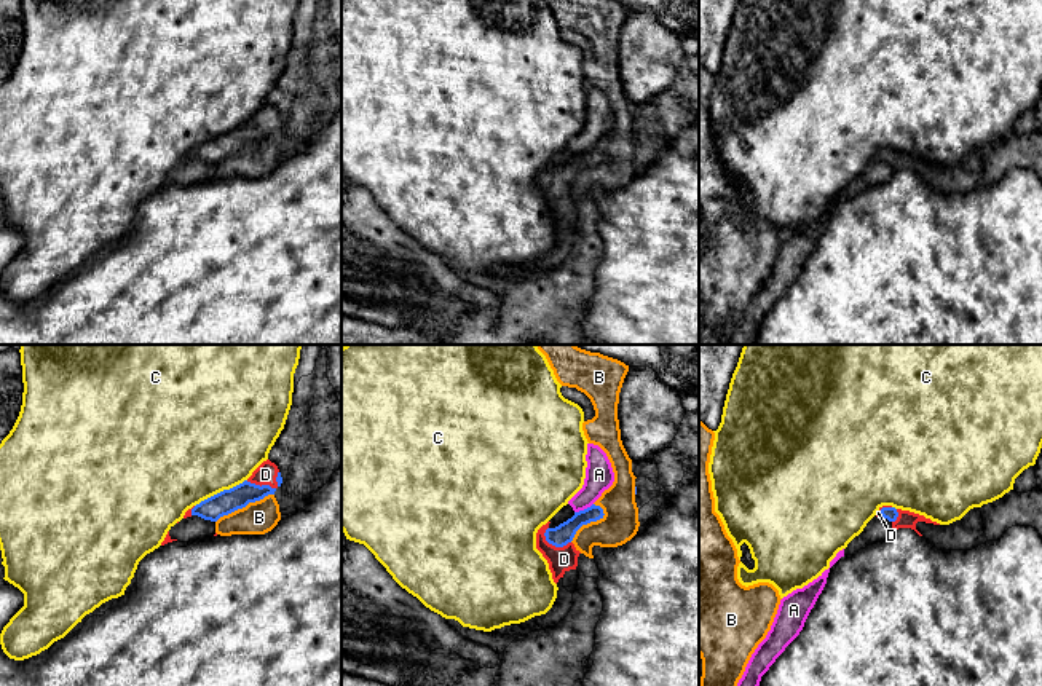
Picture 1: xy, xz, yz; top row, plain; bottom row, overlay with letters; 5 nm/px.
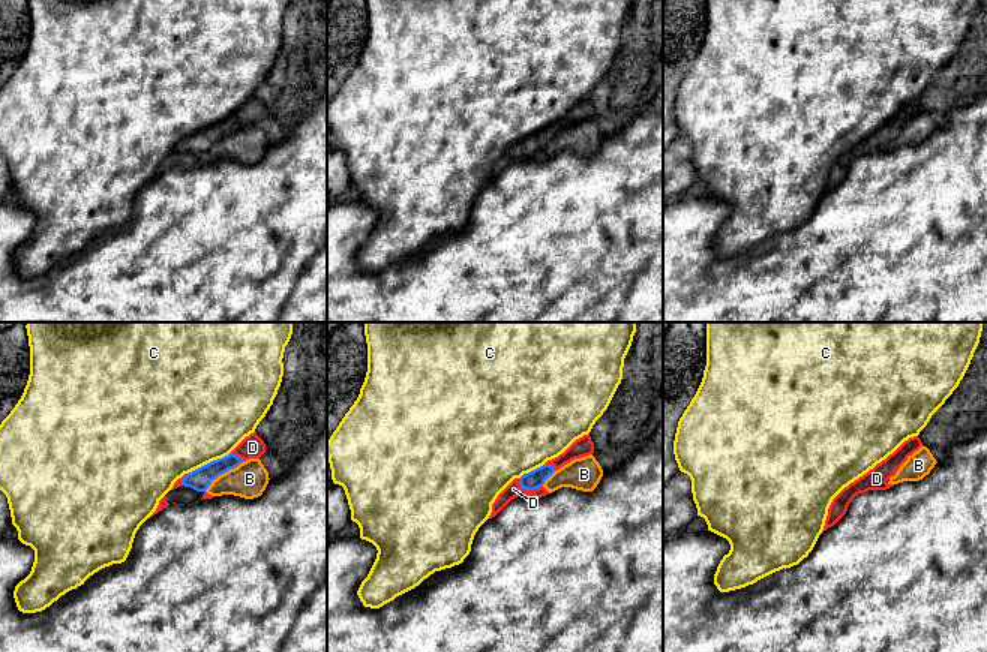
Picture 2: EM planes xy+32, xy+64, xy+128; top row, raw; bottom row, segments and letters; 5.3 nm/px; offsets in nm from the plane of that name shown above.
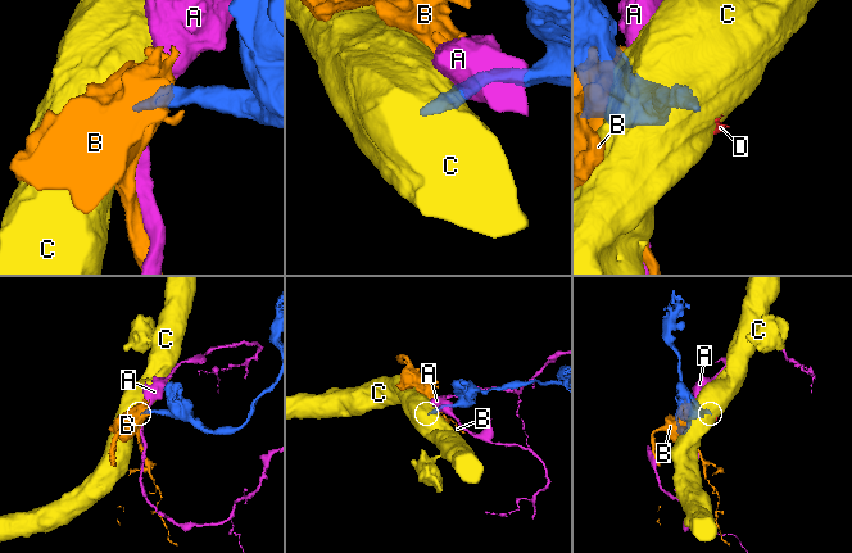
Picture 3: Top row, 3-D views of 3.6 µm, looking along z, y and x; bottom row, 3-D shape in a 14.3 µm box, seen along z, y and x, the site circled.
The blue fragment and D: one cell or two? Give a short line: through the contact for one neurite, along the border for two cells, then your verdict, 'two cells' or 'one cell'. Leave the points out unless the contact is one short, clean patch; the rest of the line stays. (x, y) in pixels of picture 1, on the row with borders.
one cell

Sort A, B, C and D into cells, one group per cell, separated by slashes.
A / B / C / D

